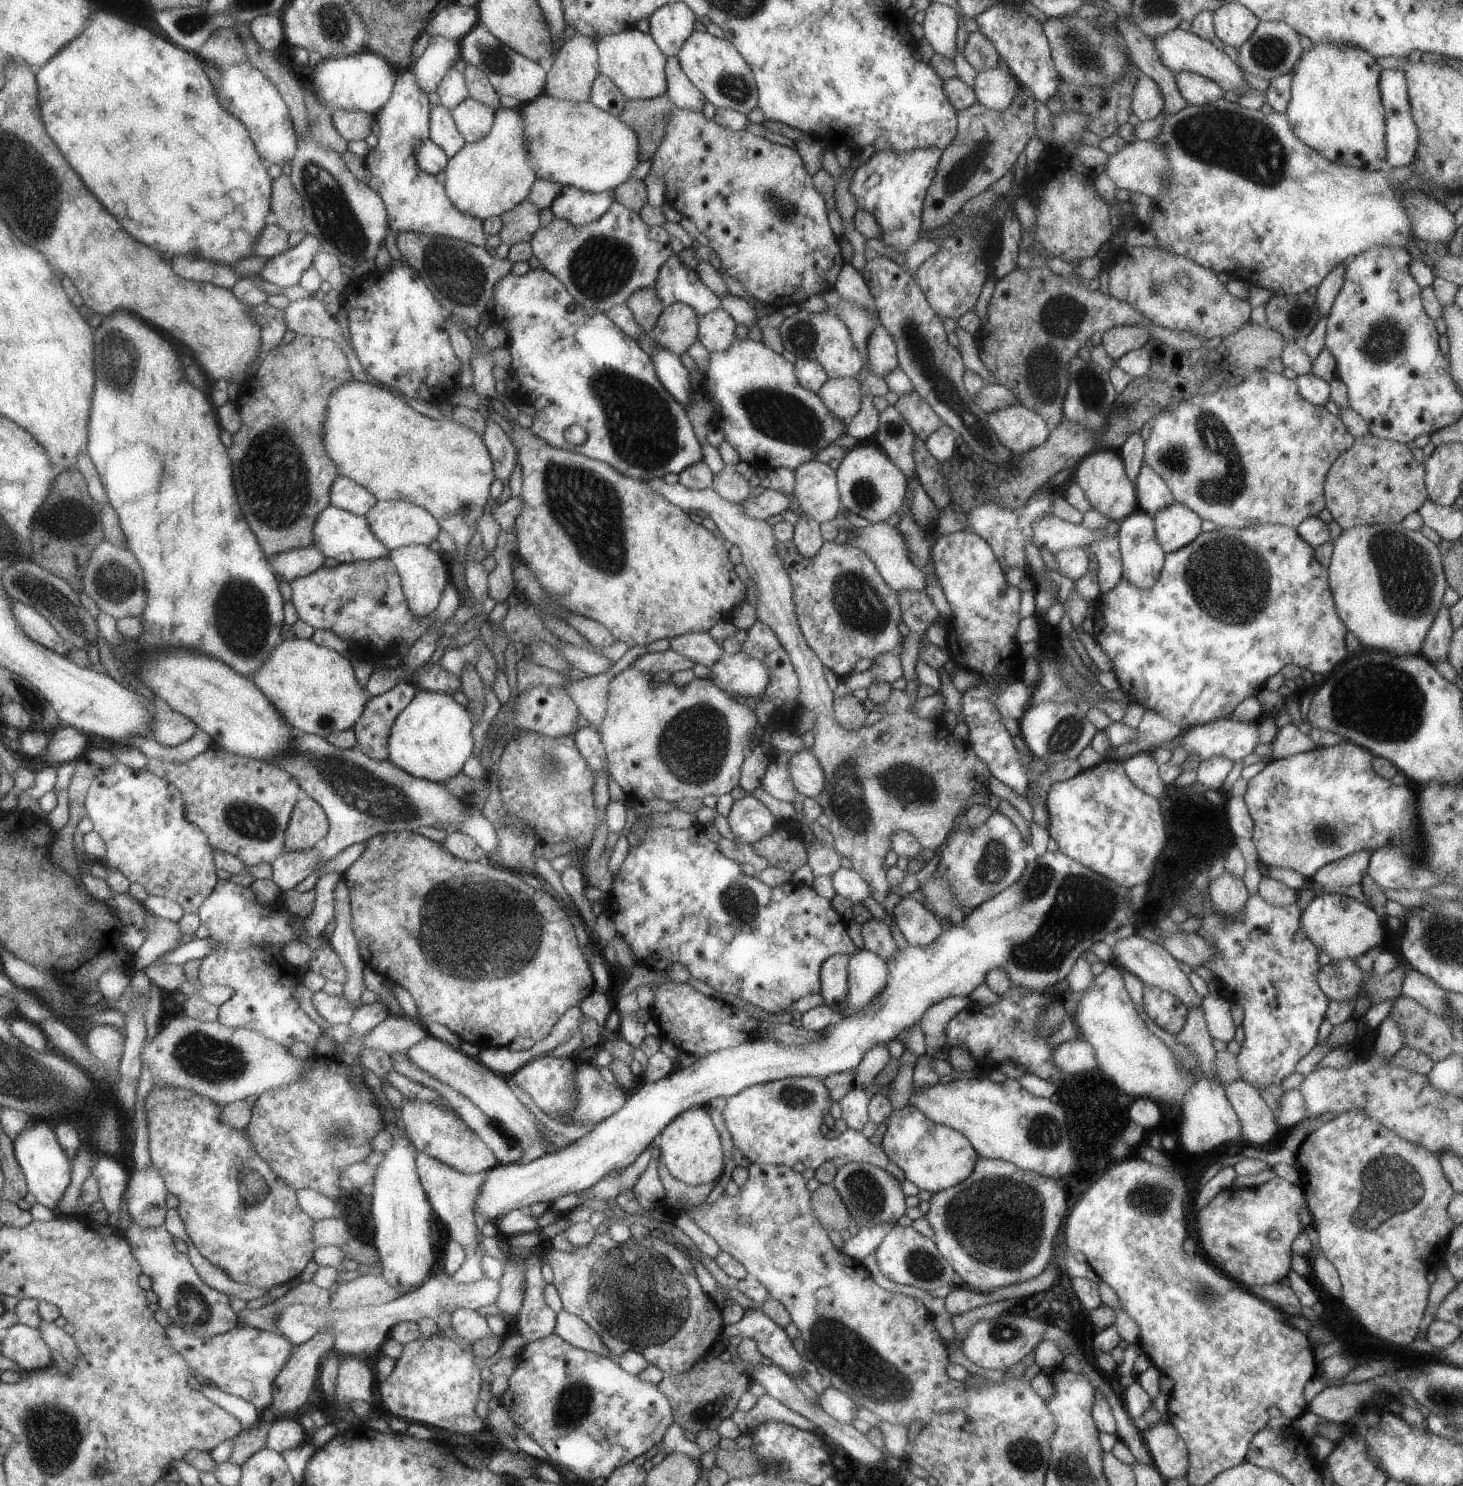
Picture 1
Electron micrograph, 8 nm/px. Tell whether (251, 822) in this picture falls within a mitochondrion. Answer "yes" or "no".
yes

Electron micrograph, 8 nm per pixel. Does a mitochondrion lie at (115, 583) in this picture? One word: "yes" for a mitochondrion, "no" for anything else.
yes

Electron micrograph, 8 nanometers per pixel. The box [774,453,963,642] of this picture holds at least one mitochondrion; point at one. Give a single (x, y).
(856, 600)

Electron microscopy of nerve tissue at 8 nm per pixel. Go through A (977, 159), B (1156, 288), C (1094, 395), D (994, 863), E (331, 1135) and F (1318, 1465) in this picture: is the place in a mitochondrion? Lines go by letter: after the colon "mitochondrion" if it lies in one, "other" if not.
A: mitochondrion
B: mitochondrion
C: mitochondrion
D: mitochondrion
E: mitochondrion
F: other

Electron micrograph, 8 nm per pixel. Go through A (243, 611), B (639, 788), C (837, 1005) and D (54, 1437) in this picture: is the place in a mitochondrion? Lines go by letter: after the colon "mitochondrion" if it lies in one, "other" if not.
A: mitochondrion
B: other
C: other
D: mitochondrion

